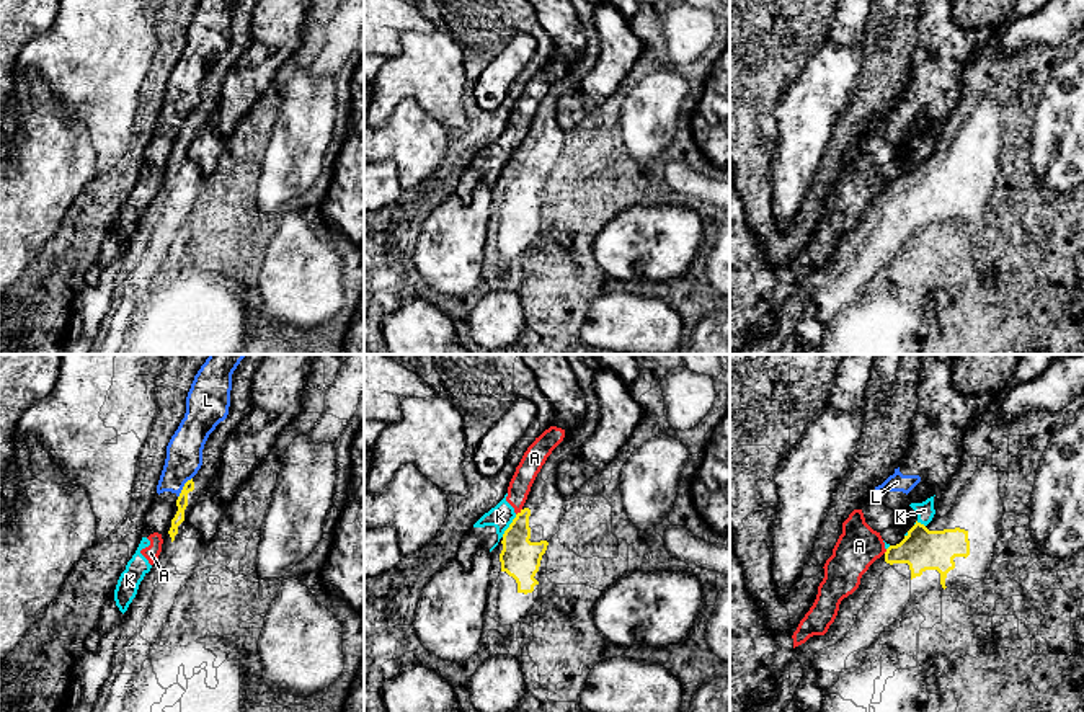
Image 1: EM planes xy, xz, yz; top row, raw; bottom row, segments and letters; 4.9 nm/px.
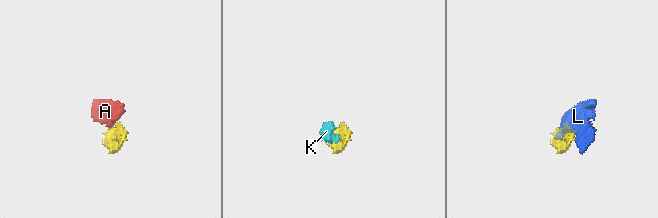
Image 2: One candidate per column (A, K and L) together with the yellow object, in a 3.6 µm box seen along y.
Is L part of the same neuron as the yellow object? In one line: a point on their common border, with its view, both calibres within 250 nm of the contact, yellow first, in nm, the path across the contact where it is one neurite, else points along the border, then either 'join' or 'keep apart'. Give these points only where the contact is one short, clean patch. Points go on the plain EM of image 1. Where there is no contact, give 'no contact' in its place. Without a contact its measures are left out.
contact xy (183, 121); calibres 60 and 180 nm; keep apart

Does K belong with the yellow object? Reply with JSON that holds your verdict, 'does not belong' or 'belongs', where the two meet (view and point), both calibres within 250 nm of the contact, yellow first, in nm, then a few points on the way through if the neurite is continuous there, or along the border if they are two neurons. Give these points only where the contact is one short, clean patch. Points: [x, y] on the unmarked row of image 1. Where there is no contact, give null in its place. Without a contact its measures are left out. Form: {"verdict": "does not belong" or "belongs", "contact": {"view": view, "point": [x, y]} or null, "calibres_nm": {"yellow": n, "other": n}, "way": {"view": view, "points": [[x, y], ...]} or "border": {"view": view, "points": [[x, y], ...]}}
{"verdict": "does not belong", "contact": {"view": "xz", "point": [510, 160]}, "calibres_nm": {"yellow": 190, "other": 120}, "border": {"view": "xz", "points": [[516, 149], [502, 170]]}}

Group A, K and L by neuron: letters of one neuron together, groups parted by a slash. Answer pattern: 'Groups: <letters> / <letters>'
Groups: A K L

